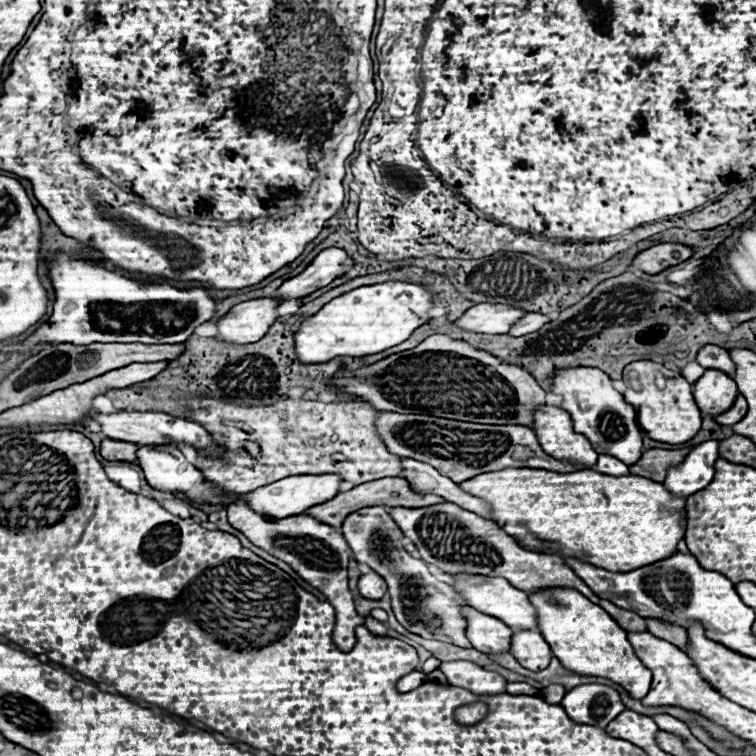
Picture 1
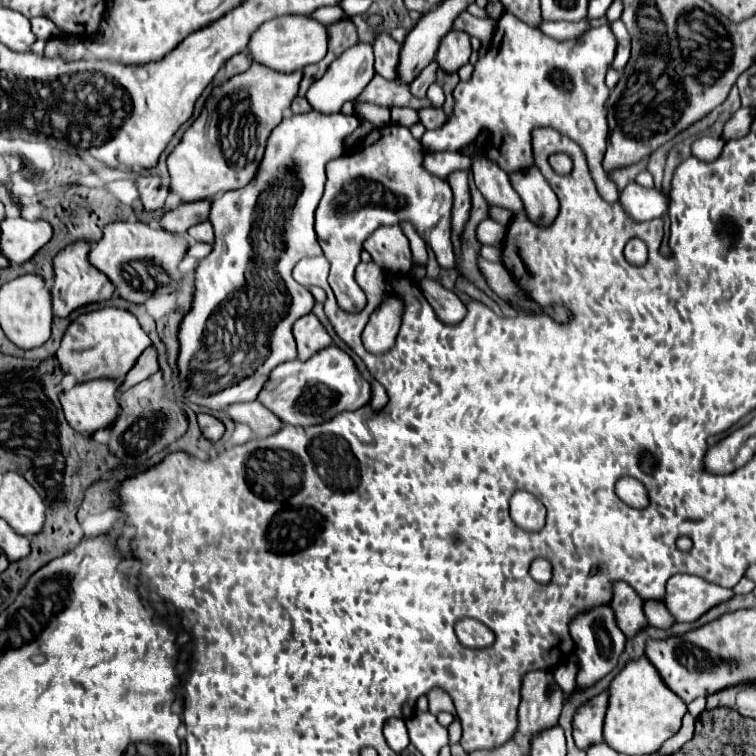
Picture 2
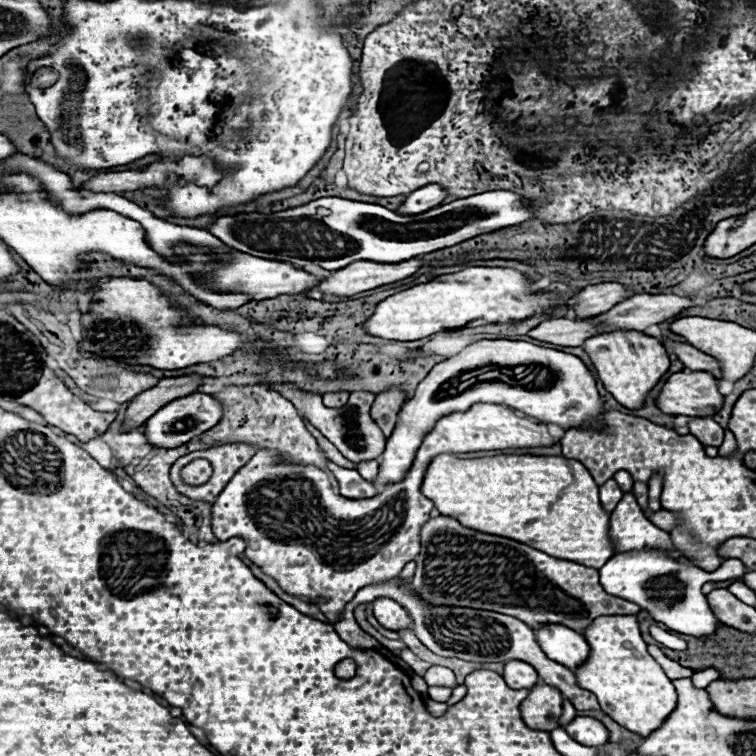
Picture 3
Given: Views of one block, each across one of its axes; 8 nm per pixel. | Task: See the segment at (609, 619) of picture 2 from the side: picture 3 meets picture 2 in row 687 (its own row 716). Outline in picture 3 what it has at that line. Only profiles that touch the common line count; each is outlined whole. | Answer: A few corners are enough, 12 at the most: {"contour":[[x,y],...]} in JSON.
{"contour":[[576,716],[566,732],[584,746],[608,742],[608,728]]}

